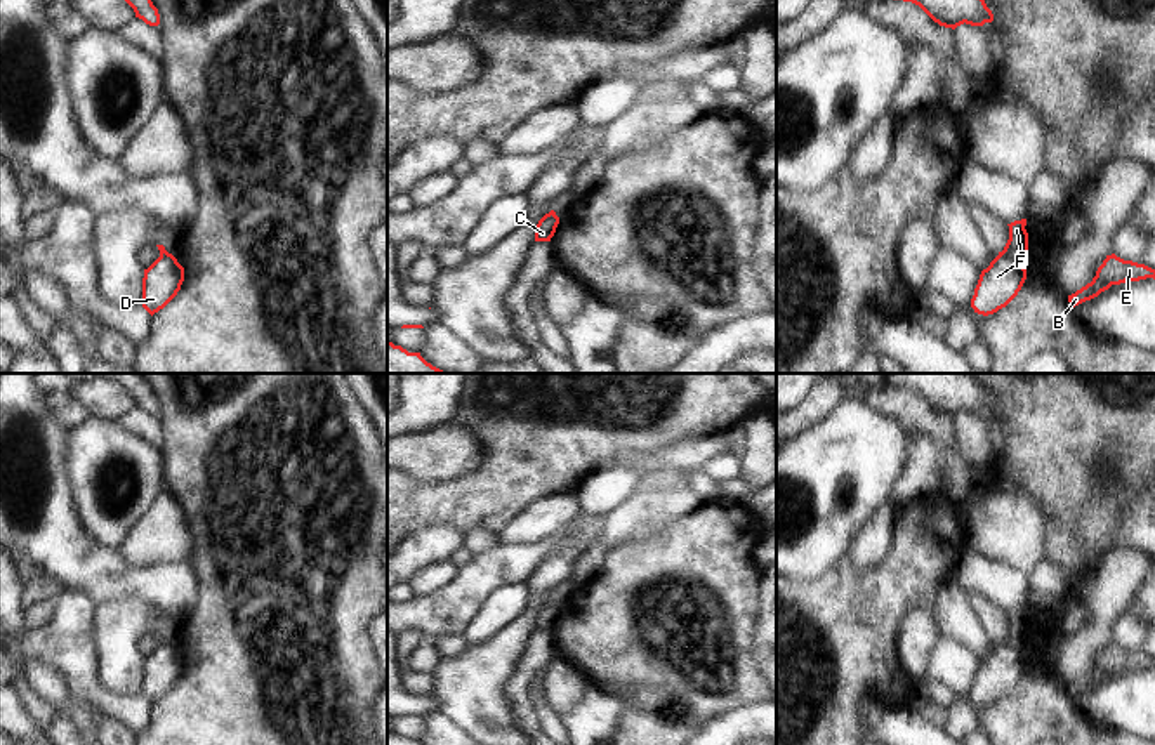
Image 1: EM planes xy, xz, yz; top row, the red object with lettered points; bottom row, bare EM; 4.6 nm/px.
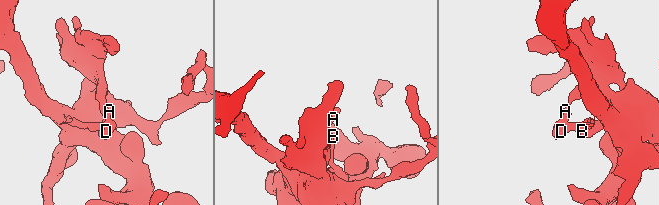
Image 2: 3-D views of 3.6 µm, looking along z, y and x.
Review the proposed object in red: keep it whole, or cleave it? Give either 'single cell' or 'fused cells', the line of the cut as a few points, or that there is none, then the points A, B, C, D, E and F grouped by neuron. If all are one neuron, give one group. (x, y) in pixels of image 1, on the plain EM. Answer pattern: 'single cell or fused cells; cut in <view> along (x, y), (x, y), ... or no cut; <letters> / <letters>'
fused cells; cut in yz along (1003, 639), (1022, 652); A B C E / D F

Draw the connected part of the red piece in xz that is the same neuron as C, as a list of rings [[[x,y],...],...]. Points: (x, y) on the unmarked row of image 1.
[[[554,601],[545,603],[535,615],[535,630],[551,630],[559,613],[559,606]]]

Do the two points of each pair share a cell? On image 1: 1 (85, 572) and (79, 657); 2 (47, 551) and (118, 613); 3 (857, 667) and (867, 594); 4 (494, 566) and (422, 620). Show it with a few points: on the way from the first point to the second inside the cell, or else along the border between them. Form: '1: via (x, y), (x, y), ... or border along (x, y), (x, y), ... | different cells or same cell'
1: border along (65, 589), (80, 589), (94, 606) | different cells
2: border along (145, 601), (127, 594), (94, 605) | different cells
3: via (857, 650), (857, 612) | same cell
4: via (476, 580), (445, 612), (440, 612) | same cell

